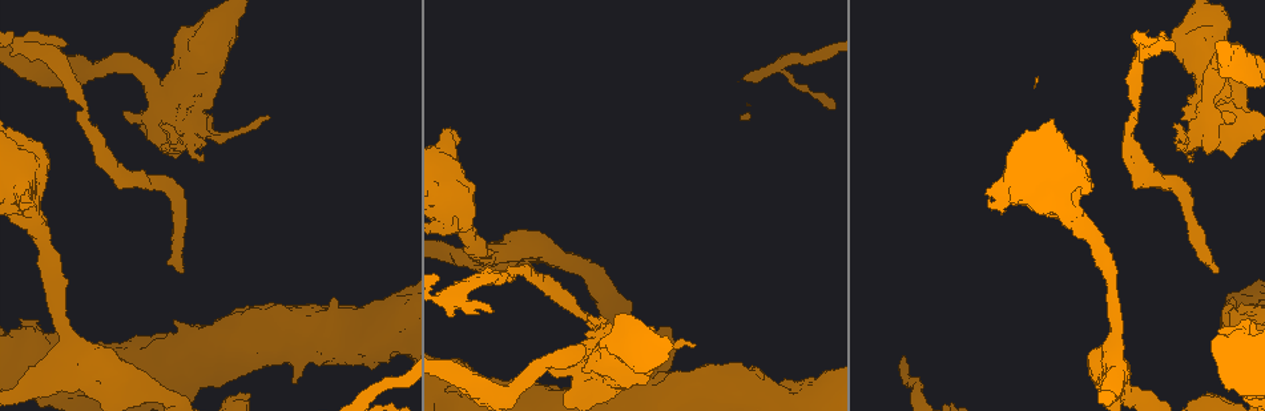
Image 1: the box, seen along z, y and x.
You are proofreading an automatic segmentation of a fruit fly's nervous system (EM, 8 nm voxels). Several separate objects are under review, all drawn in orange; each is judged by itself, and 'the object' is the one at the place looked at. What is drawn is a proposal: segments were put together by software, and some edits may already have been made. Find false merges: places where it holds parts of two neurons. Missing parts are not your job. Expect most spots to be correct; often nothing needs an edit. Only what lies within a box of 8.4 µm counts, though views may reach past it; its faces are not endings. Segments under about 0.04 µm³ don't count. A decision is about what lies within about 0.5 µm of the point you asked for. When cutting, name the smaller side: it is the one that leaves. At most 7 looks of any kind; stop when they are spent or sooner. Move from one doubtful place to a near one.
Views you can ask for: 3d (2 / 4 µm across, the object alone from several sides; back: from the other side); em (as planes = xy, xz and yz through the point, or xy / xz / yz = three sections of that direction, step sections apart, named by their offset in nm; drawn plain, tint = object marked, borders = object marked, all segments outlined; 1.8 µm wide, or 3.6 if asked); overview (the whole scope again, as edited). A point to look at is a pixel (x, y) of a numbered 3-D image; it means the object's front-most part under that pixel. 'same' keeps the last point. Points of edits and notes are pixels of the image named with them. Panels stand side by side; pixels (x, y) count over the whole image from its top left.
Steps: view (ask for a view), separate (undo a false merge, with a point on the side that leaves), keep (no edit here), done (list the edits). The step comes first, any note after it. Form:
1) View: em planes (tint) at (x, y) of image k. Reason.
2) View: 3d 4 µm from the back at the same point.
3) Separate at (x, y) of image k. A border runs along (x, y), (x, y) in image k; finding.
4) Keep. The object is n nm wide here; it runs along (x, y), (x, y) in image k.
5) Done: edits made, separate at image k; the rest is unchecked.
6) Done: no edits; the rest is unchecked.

View: 3d 2 µm at (499, 257) of image 1. Four arms meet.

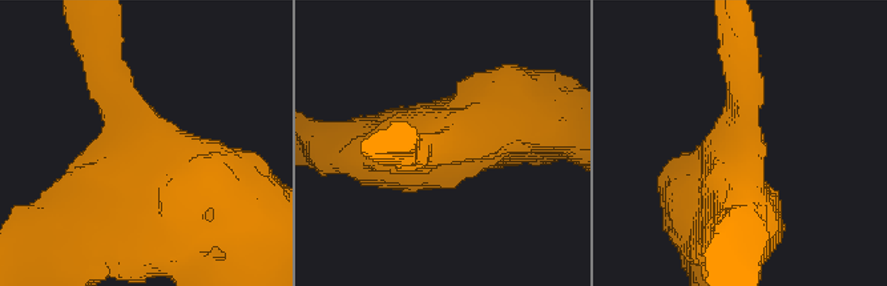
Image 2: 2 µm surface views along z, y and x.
View: em planes (tint) at (436, 147) of image 2.

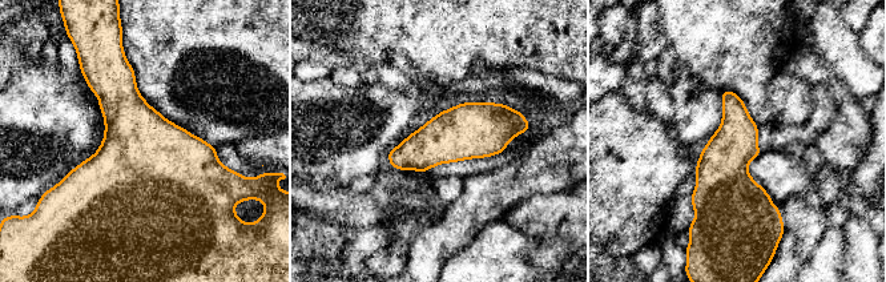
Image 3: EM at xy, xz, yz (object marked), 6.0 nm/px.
Keep. The object is 300 nm wide here; all the same neuron.

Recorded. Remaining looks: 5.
View: 3d 4 µm at (1243, 327) of image 1. Closes a loop.

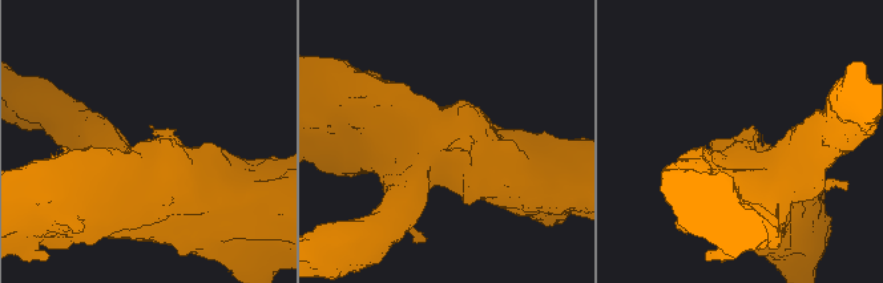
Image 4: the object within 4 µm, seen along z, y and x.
View: em 3.6 µm xy step 4 (tint) at (160, 134) of image 4. Now the EM.

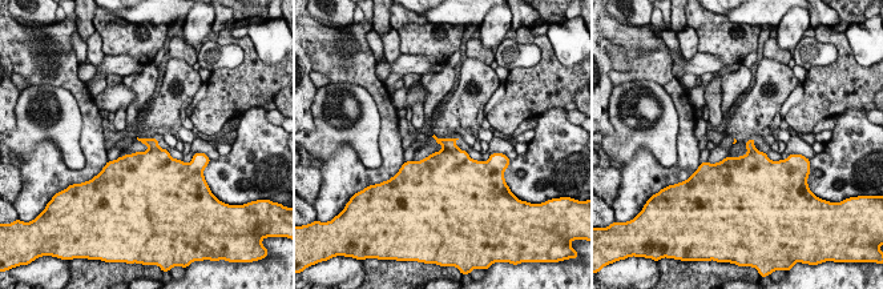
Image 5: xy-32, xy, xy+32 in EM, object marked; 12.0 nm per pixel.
View: em 3.6 µm planes (tint) at the same point.

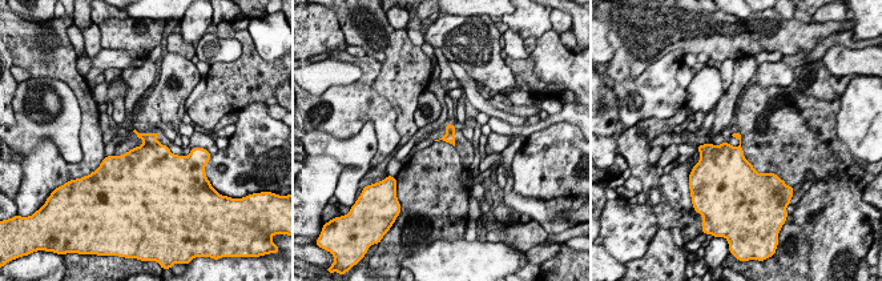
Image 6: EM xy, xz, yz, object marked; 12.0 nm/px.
Keep. One neuron here.

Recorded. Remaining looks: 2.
View: em yz step 4 (tint) at (1131, 115) of image 1. Narrows sharply.

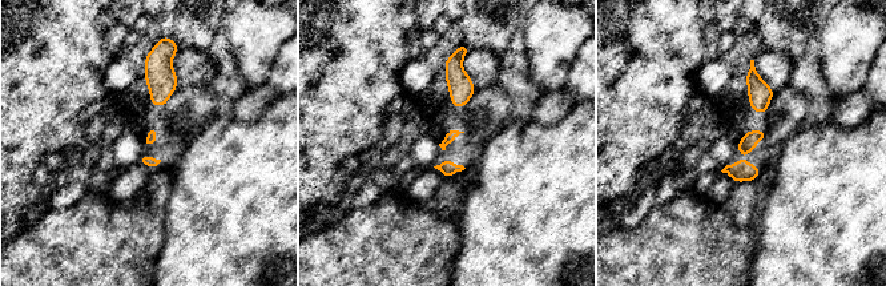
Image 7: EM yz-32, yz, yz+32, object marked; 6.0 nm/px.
View: em planes (tint) at the same point. Another direction.

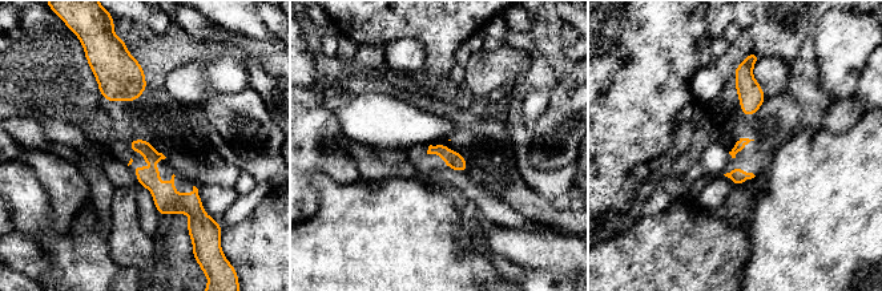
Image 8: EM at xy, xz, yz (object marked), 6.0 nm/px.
Keep. It runs along (135, 142), (152, 158), (152, 181), (192, 210) in image 8; all the same neuron.

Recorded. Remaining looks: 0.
Done: no edits; the rest is unchecked.

